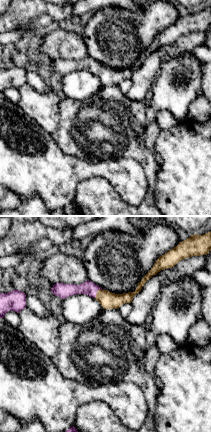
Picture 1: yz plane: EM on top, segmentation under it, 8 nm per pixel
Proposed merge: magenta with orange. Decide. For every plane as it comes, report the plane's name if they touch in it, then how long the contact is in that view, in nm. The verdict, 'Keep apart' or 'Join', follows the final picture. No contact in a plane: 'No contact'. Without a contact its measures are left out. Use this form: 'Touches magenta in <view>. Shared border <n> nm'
Touches magenta in yz. Shared border 100 nm

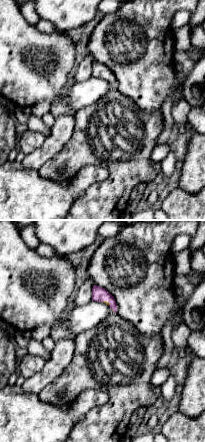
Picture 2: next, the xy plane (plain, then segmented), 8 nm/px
Touches magenta in xy. Shared border 80 nm

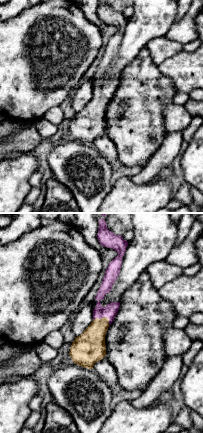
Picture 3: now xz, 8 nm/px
Touches magenta in xz. Shared border 140 nm

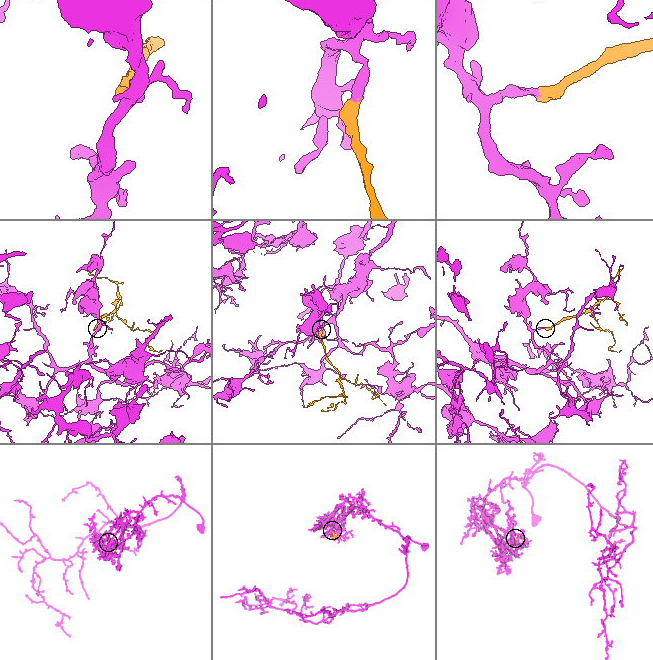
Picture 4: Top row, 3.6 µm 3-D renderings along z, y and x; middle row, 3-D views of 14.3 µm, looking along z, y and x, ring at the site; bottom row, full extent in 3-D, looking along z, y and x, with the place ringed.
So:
Join

